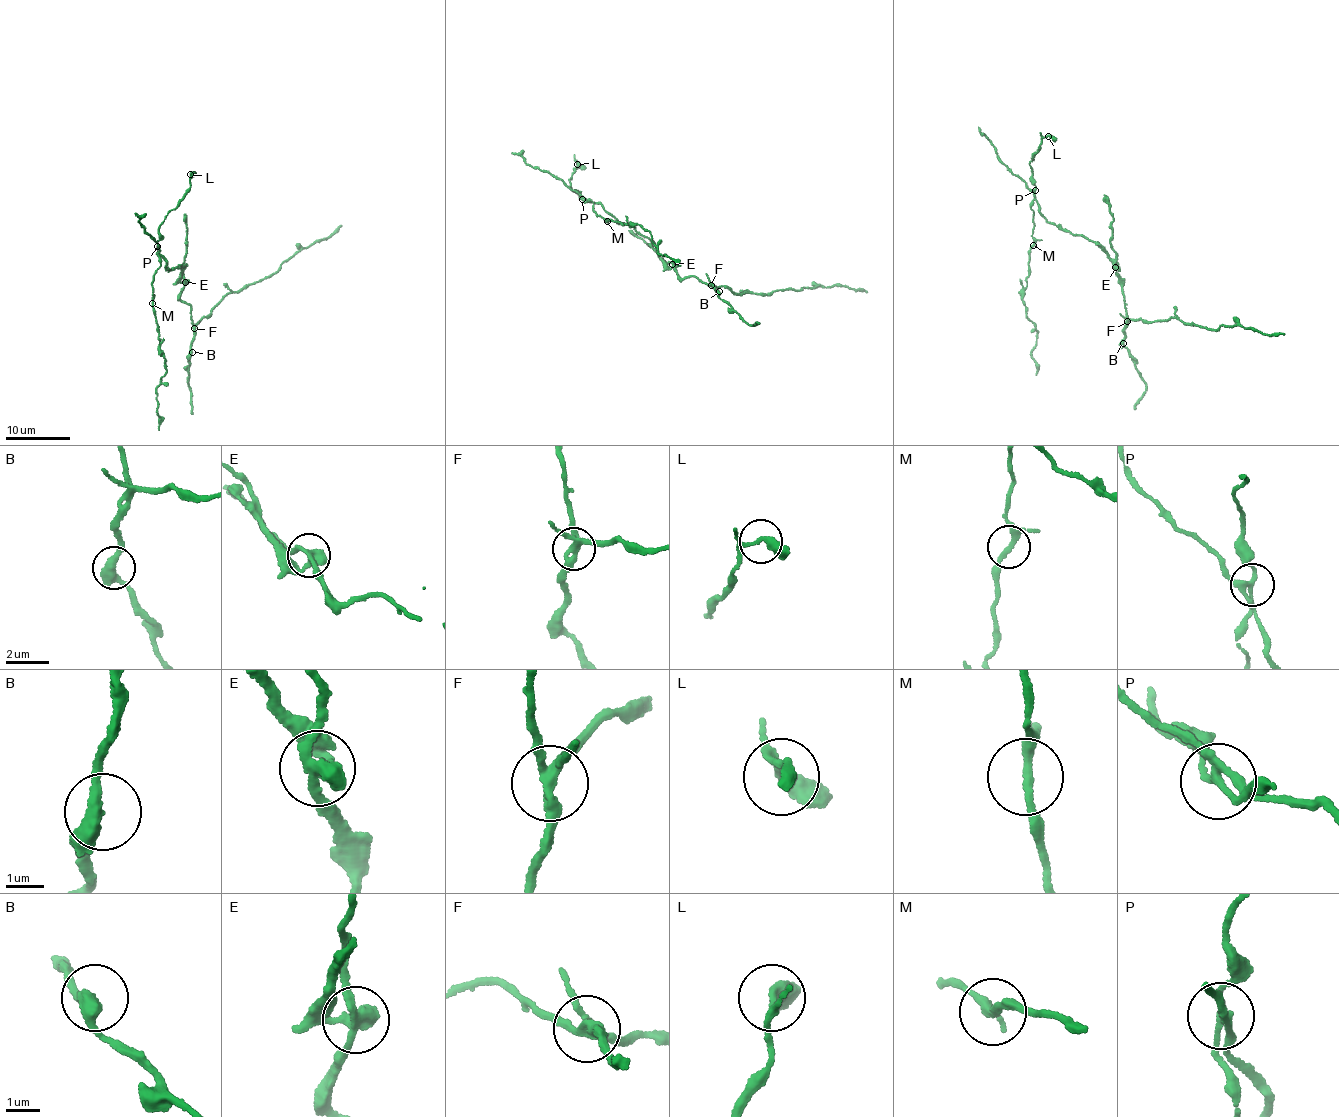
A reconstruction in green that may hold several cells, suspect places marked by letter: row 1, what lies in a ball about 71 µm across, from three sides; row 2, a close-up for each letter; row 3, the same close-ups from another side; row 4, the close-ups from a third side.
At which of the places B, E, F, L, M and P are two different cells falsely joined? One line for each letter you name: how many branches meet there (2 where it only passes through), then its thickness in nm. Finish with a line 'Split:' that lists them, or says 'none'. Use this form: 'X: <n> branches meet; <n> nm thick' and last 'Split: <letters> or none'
E: 3 branches meet; 340 nm thick
F: 4 branches meet; 280 nm thick
P: 3 branches meet; 200 nm thick
Split: E, F, P

